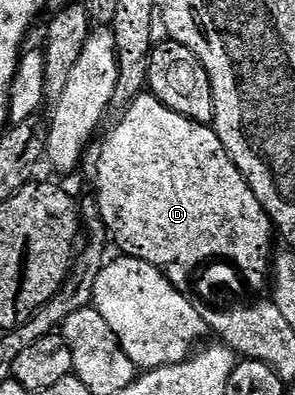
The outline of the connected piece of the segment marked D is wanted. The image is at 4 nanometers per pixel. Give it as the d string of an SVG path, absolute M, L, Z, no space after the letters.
M144 93L131 100L122 115L123 120L103 140L100 138L98 141L92 142L85 152L85 171L87 167L88 173L91 174L91 183L95 186L93 198L99 204L99 217L103 221L103 226L107 228L113 243L123 250L120 252L126 258L140 259L153 265L179 291L182 289L183 283L187 283L187 274L192 269L202 267L203 264L219 259L222 255L231 255L231 259L235 259L235 263L239 263L239 267L243 267L243 271L269 271L269 260L273 255L273 250L271 251L273 224L267 218L267 210L261 205L261 201L257 201L253 189L249 189L245 177L229 157L225 145L221 145L214 126L195 123L192 119L181 117L181 113L173 113L173 109L169 109L164 103L157 101L157 97L150 93Z

